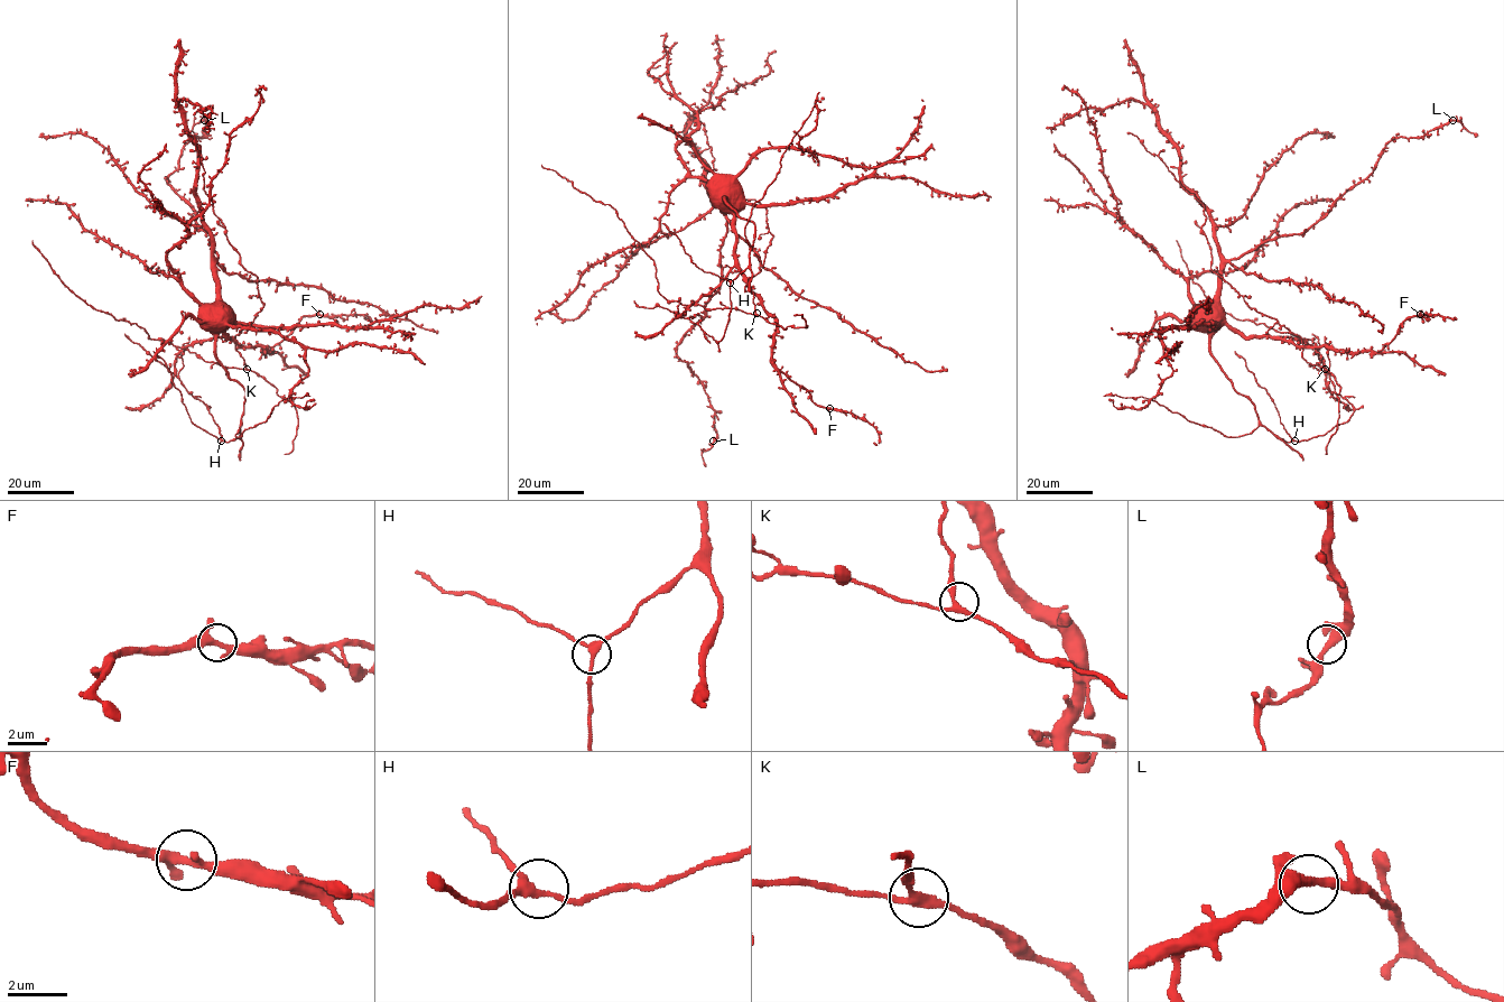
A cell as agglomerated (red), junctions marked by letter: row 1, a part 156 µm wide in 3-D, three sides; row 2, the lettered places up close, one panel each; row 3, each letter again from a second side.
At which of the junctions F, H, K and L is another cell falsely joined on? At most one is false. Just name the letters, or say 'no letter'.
no letter

